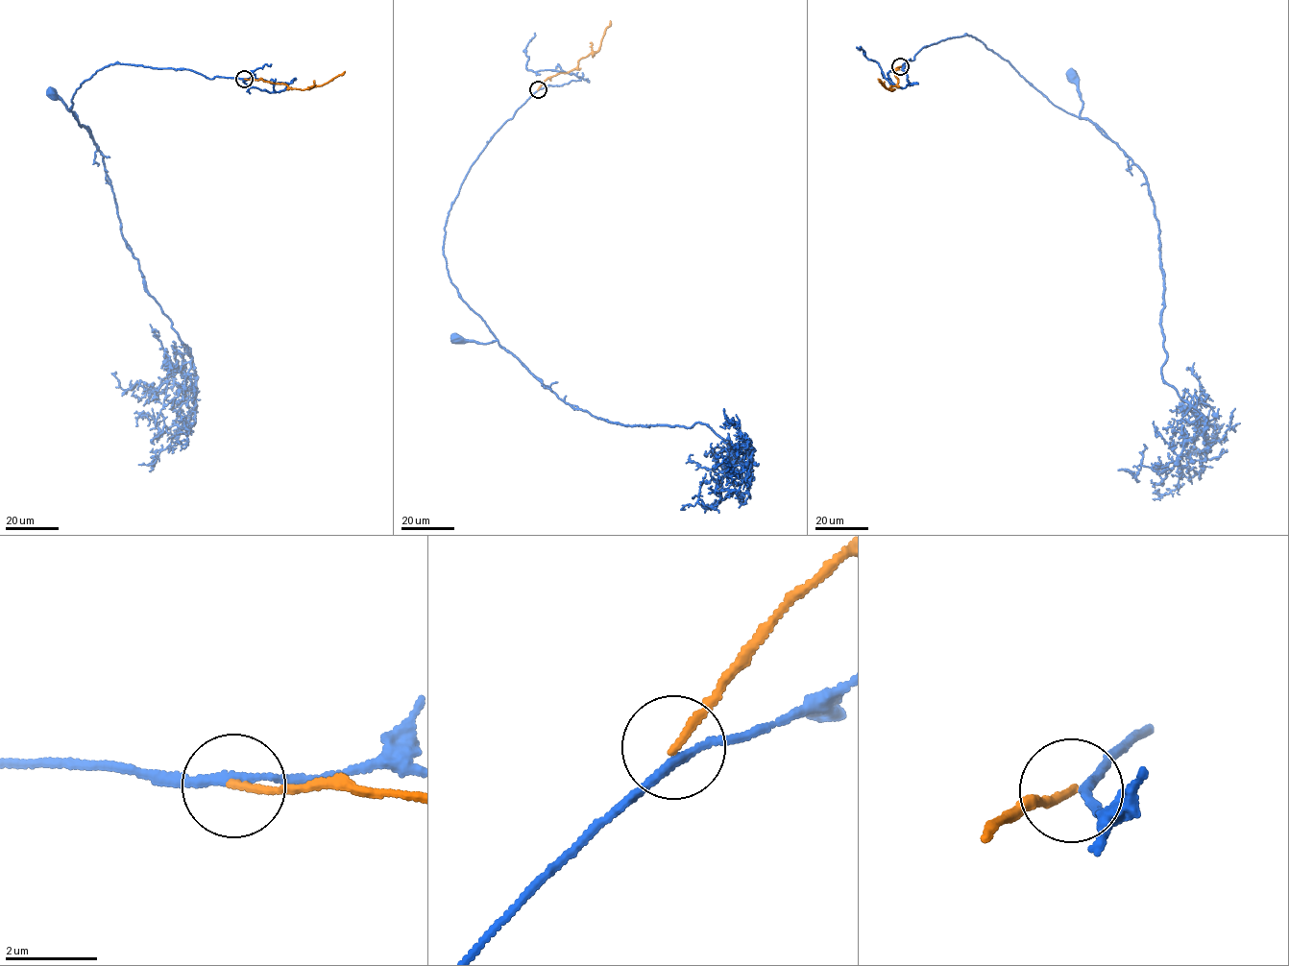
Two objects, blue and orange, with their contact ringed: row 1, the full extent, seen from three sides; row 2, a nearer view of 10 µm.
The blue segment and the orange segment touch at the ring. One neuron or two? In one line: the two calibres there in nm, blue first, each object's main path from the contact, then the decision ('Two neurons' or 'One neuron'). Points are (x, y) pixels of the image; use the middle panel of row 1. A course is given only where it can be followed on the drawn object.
Thickness 180 nm (blue) against 160 nm. Course of blue: (538, 89), (490, 139), (471, 166), (449, 210), (443, 249), (452, 284), (497, 339), (481, 343), (455, 338). Course of orange: (538, 89), (547, 78), (571, 70), (581, 59), (596, 53), (610, 20). Two neurons

